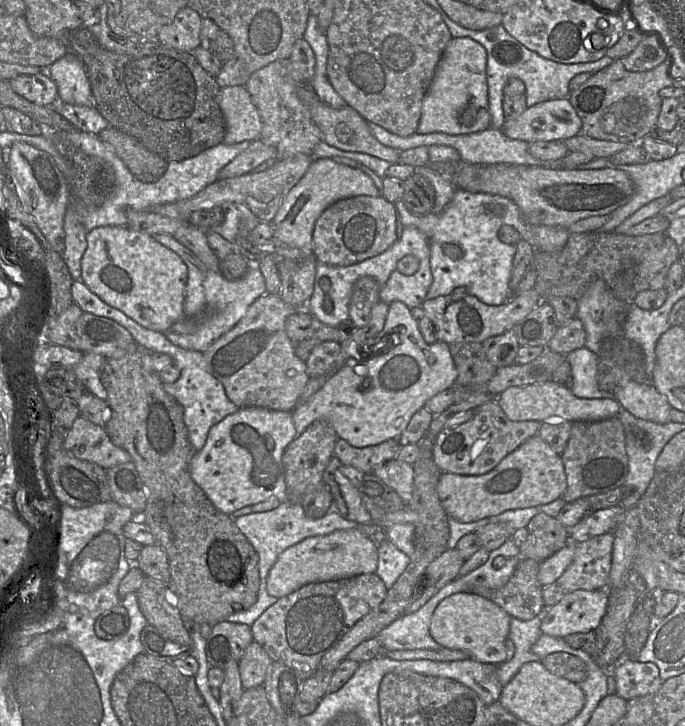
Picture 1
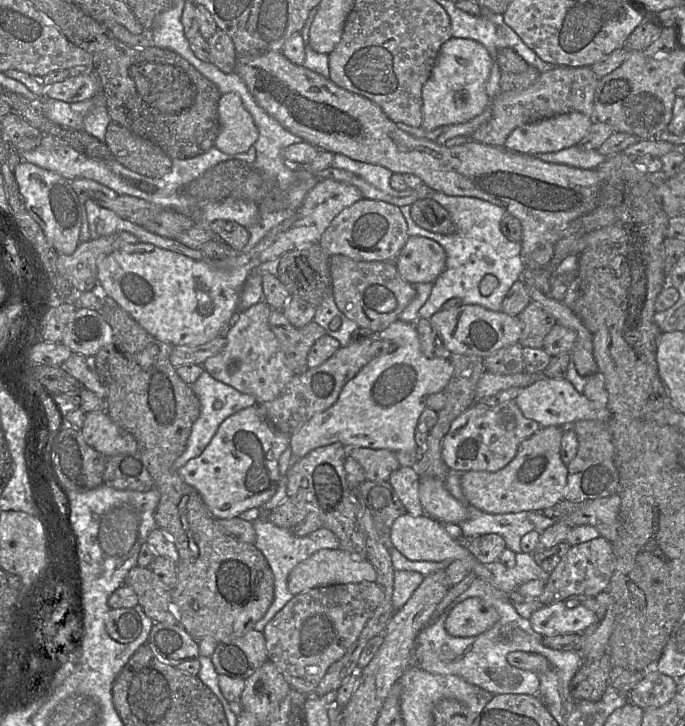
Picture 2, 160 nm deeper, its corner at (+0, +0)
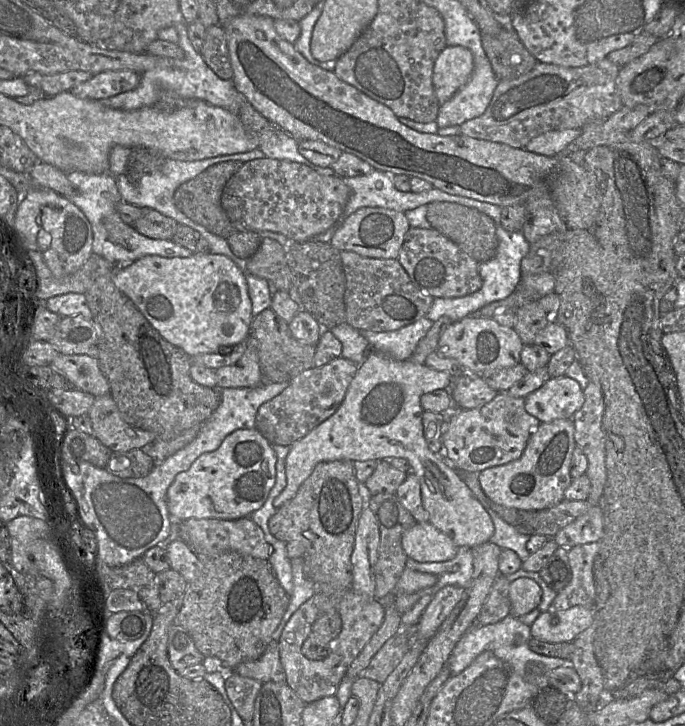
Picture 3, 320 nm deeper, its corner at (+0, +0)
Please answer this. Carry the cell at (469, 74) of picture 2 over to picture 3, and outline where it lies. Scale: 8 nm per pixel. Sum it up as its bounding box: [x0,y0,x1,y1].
[433,46,474,106]

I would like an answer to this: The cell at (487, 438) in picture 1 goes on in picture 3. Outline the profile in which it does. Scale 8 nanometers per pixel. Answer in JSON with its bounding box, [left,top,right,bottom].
[442,393,540,472]

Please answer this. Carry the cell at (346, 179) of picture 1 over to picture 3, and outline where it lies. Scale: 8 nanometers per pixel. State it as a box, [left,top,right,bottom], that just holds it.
[113,253,254,356]

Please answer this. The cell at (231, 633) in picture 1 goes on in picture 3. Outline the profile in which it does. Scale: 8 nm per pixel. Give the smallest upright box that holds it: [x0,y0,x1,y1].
[233,639,286,683]

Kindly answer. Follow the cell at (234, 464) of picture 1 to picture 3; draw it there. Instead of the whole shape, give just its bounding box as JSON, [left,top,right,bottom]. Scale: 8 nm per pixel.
[166,428,276,521]

